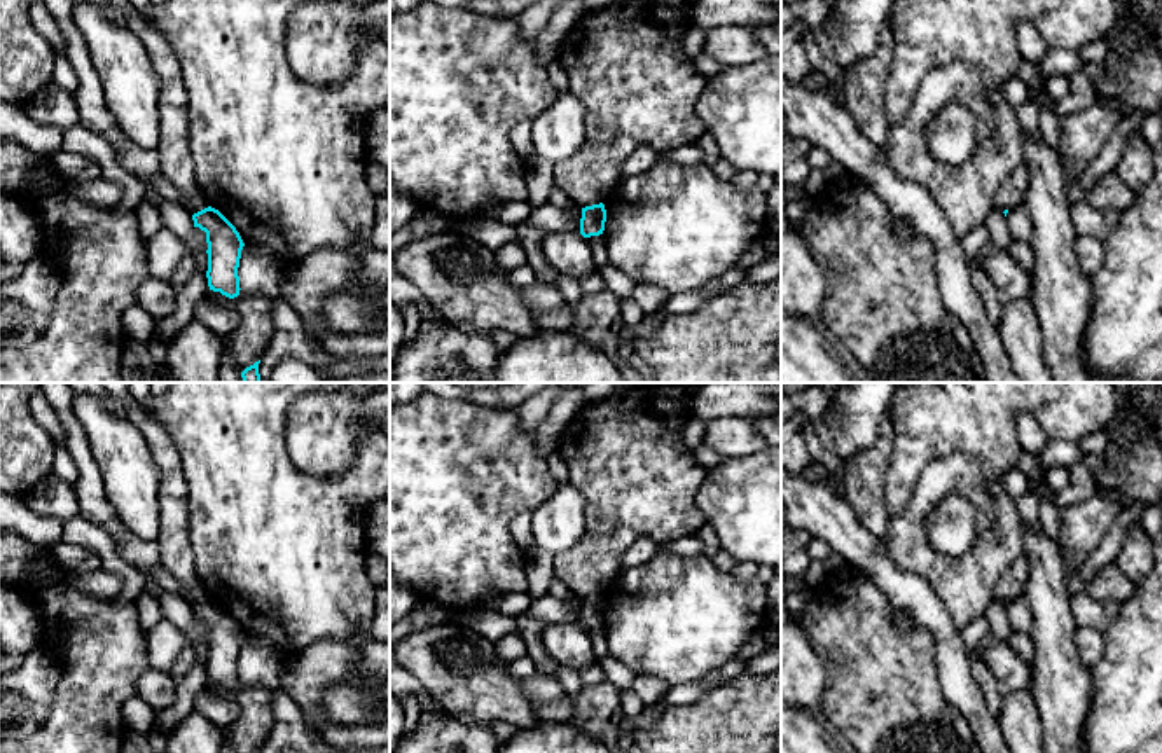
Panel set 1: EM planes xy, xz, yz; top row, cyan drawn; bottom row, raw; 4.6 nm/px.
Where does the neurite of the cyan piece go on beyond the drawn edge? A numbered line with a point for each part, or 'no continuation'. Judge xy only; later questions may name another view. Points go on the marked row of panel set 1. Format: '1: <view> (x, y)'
no continuation

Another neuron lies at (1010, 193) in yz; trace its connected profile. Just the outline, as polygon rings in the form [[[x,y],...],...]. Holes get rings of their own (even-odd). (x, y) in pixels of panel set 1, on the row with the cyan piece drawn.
[[[1022,162],[998,187],[994,194],[994,206],[1001,211],[1020,206],[1027,185],[1029,171],[1026,162]]]

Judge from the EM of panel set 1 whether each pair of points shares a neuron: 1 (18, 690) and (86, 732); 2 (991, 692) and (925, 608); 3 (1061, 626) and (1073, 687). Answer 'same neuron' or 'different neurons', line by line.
1: different neurons
2: different neurons
3: same neuron

